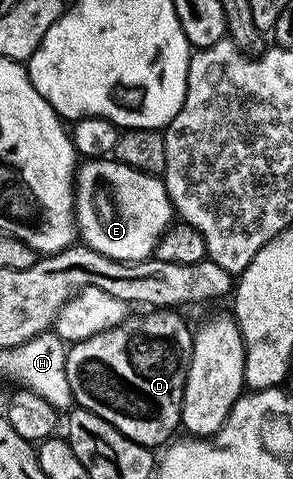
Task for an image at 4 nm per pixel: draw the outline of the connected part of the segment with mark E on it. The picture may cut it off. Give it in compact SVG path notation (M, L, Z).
M109 158L85 160L80 163L79 226L83 231L84 245L90 246L95 252L120 262L143 262L152 259L174 218L173 202L160 177L144 174L127 164Z

